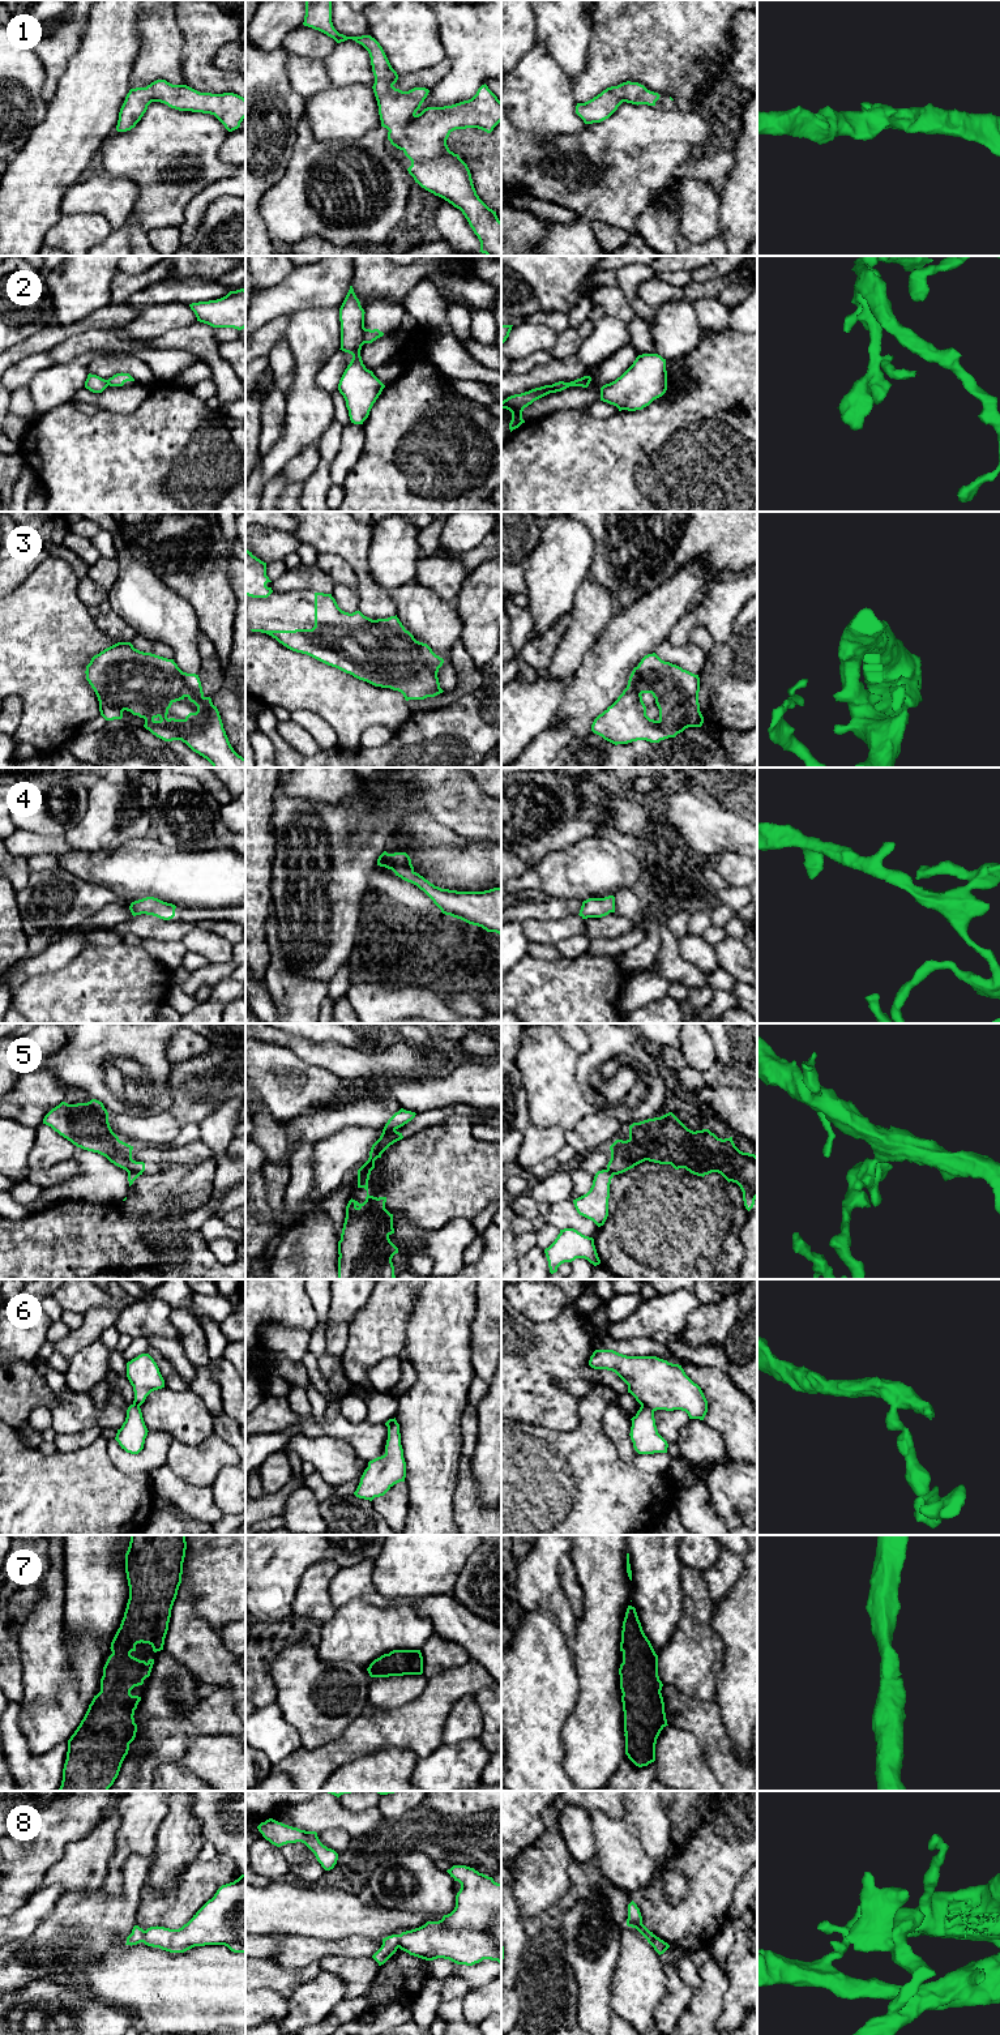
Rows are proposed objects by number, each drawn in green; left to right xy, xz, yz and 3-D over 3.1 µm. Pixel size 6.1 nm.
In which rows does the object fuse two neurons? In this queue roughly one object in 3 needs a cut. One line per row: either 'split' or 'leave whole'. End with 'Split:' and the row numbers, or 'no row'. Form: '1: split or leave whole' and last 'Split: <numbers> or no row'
1: leave whole
2: split
3: leave whole
4: leave whole
5: split
6: split
7: leave whole
8: split
Split: 2, 5, 6, 8

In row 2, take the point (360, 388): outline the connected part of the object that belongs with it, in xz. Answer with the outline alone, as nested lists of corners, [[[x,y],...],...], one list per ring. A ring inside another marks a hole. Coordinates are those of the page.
[[[352,286],[339,308],[341,349],[352,355],[345,369],[338,390],[346,401],[351,423],[363,424],[385,385],[363,364],[360,350],[364,345],[364,309]]]

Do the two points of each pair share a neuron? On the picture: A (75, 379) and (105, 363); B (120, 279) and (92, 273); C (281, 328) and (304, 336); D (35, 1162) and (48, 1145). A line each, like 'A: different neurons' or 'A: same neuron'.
A: different neurons
B: different neurons
C: different neurons
D: same neuron

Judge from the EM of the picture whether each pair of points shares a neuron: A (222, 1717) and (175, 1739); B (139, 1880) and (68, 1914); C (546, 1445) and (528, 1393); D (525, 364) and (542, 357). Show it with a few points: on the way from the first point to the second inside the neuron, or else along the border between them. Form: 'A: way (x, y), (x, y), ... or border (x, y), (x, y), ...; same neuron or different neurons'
A: way (210, 1717), (187, 1728); same neuron
B: way (127, 1899), (114, 1912), (88, 1912); same neuron
C: border (577, 1423), (568, 1431), (547, 1429); different neurons
D: way (529, 363), (538, 358); same neuron

